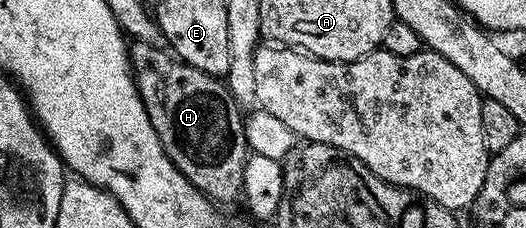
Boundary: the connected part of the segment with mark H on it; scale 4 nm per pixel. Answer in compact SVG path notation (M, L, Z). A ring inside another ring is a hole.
M141 40L129 47L128 61L132 63L132 77L136 80L136 89L146 106L150 126L154 126L154 134L158 134L158 142L162 142L162 150L170 162L174 162L177 170L203 196L217 205L232 204L236 199L239 201L244 190L244 171L250 149L246 142L245 117L227 83L184 63L164 48L155 48Z

